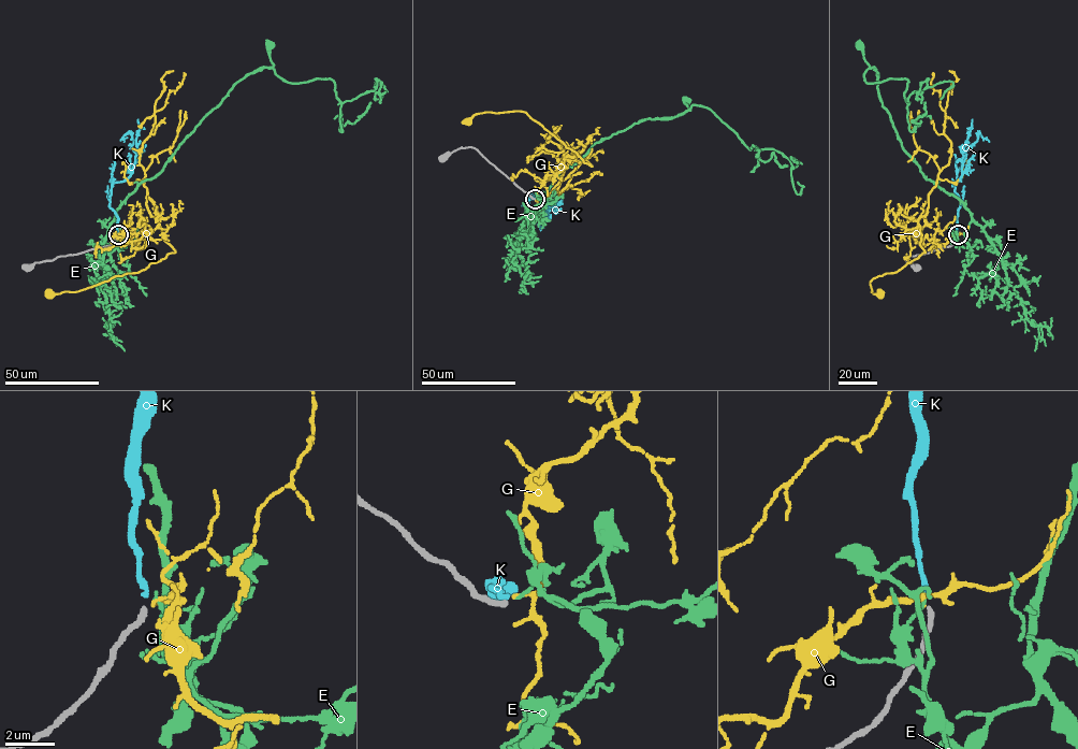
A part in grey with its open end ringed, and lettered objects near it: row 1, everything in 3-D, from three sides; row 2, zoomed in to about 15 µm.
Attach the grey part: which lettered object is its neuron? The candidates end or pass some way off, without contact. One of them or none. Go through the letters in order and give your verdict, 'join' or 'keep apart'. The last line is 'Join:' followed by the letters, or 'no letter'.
E: keep apart
G: keep apart
K: join
Join: K

